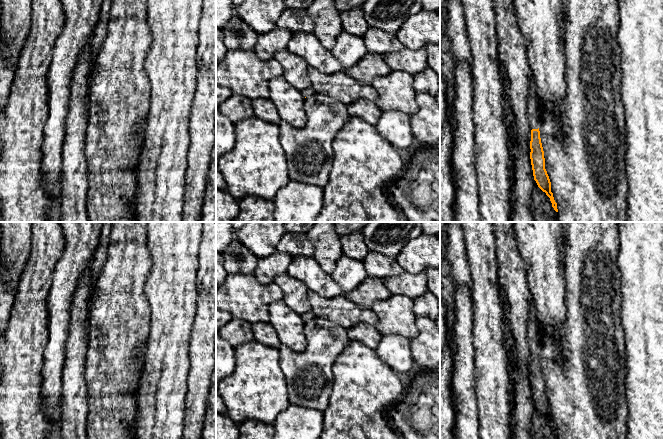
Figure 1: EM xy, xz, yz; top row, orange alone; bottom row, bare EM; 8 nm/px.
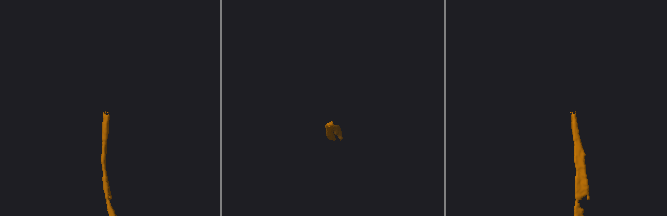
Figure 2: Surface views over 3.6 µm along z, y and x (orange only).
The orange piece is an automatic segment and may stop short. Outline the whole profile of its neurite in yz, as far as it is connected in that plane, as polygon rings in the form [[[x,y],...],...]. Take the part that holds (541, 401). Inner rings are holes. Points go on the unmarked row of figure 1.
[[[530,299],[529,305],[529,318],[528,318],[528,331],[527,331],[527,341],[531,352],[531,365],[530,365],[530,383],[533,394],[534,404],[536,405],[538,411],[546,417],[550,422],[552,431],[556,436],[557,427],[554,424],[553,417],[551,416],[551,406],[547,395],[545,393],[545,382],[544,375],[540,362],[539,355],[539,339],[538,339],[538,323],[536,317],[536,307],[533,299]]]

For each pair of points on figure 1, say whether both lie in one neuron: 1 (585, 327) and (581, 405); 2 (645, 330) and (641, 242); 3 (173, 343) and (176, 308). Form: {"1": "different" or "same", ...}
{"1": "same", "2": "same", "3": "same"}

